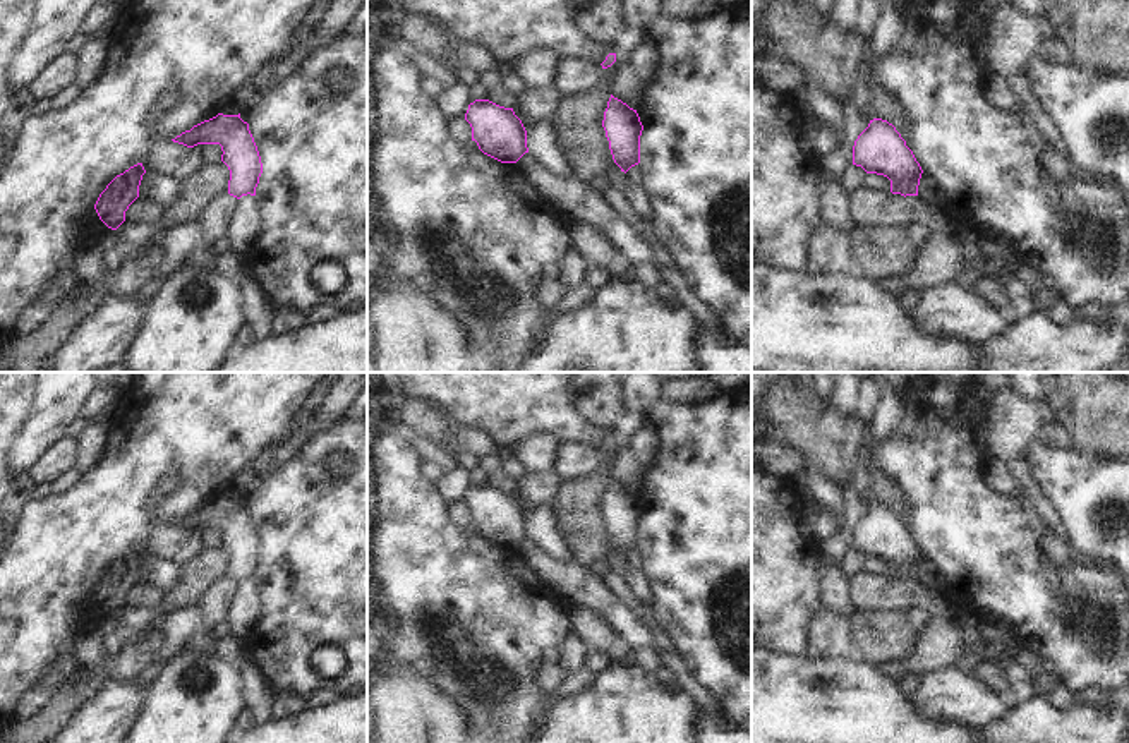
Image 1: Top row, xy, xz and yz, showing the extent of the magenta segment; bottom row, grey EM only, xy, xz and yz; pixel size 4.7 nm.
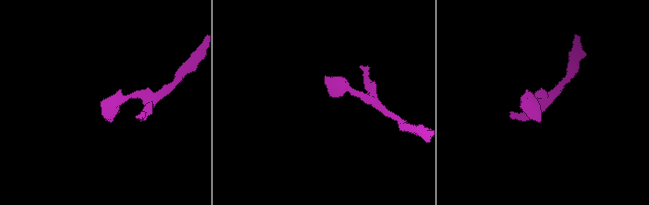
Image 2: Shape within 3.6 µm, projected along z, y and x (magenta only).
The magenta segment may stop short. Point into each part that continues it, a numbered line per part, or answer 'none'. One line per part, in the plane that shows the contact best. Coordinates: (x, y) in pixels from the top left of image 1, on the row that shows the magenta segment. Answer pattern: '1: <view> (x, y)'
none

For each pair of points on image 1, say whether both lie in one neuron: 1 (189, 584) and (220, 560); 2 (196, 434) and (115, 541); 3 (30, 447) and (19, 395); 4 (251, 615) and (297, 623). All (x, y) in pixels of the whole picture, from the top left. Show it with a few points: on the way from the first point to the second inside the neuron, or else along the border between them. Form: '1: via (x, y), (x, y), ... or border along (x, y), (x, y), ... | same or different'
1: via (196, 579), (213, 563) | same
2: via (169, 457), (115, 513) | same
3: border along (35, 390), (31, 412), (18, 434) | different
4: border along (254, 580), (263, 606), (263, 618), (256, 632) | different

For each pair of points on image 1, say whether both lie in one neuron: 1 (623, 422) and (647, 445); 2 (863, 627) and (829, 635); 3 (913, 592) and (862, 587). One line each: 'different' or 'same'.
1: different
2: different
3: same

